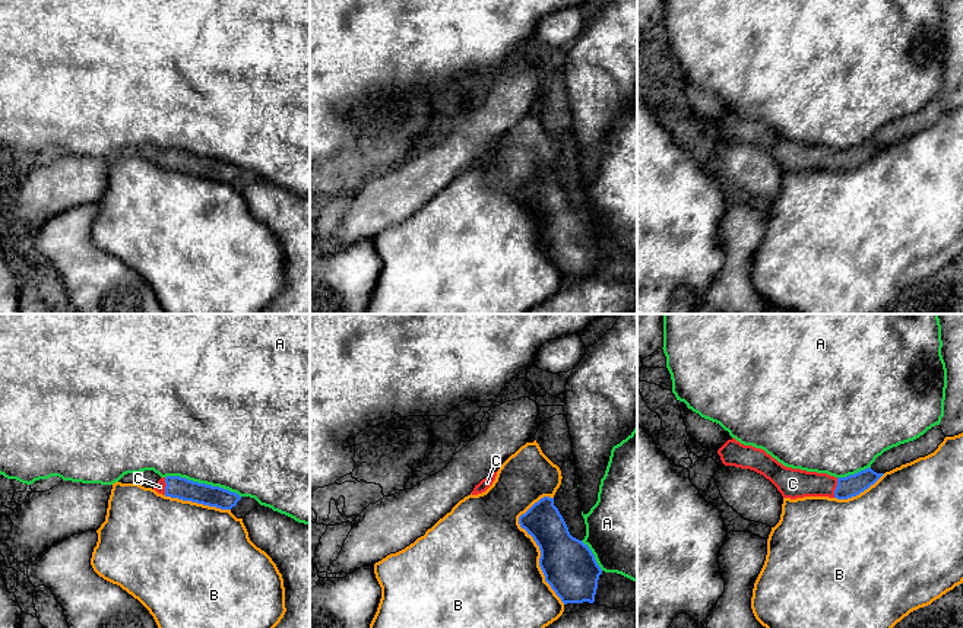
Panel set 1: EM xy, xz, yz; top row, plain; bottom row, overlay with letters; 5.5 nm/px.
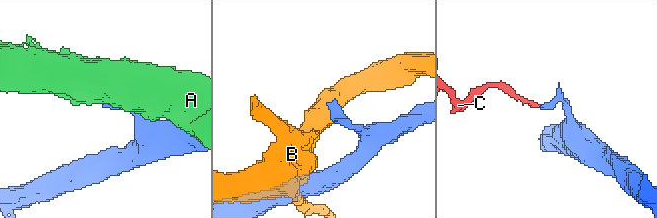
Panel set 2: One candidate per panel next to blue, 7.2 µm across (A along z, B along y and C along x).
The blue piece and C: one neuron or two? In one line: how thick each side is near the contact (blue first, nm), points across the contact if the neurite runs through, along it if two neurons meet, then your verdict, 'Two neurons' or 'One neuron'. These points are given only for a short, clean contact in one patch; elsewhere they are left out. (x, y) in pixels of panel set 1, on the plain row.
Thickness 120 nm (blue) against 160 nm. Path across: yz (852, 158), (836, 161), (792, 156). One neuron

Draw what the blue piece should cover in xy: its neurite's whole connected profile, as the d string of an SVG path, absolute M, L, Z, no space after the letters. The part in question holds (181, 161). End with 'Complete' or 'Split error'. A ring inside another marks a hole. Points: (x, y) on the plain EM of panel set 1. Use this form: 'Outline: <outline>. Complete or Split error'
Outline: M180 149L161 150L153 162L165 169L216 180L221 183L231 183L241 172L238 166L228 162L193 155Z. Split error

